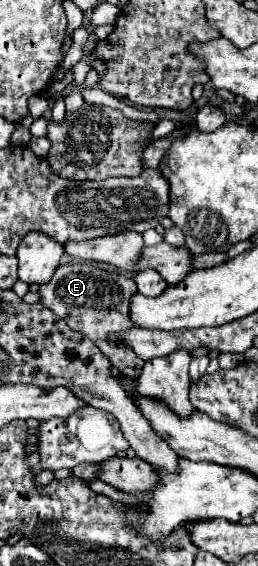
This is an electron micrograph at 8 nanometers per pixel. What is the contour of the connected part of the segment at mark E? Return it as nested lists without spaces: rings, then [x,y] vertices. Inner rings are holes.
[[[76,263],[76,265],[60,265],[54,273],[54,277],[40,285],[40,303],[48,307],[52,313],[56,313],[60,319],[68,323],[72,331],[78,331],[92,339],[96,347],[112,361],[112,365],[126,377],[136,379],[142,371],[142,359],[126,347],[108,343],[108,333],[112,331],[126,331],[132,327],[130,321],[130,297],[136,293],[136,285],[130,277],[120,275],[120,271],[114,271],[116,267],[106,263]]]

